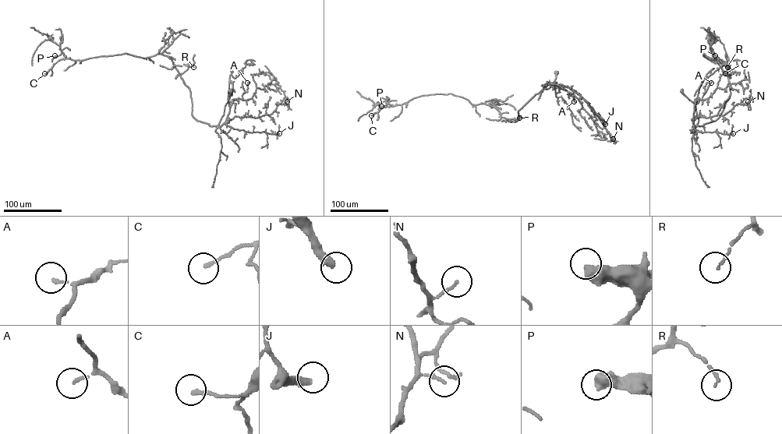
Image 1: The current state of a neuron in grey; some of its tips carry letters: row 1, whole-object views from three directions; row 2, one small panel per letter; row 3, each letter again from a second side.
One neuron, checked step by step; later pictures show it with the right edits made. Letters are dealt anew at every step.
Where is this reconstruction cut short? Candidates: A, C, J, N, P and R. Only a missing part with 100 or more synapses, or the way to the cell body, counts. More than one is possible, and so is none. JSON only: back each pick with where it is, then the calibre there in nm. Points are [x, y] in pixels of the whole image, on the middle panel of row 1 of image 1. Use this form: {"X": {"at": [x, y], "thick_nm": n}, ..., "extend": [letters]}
{"J": {"at": [605, 124], "thick_nm": 360}, "extend": ["J"]}

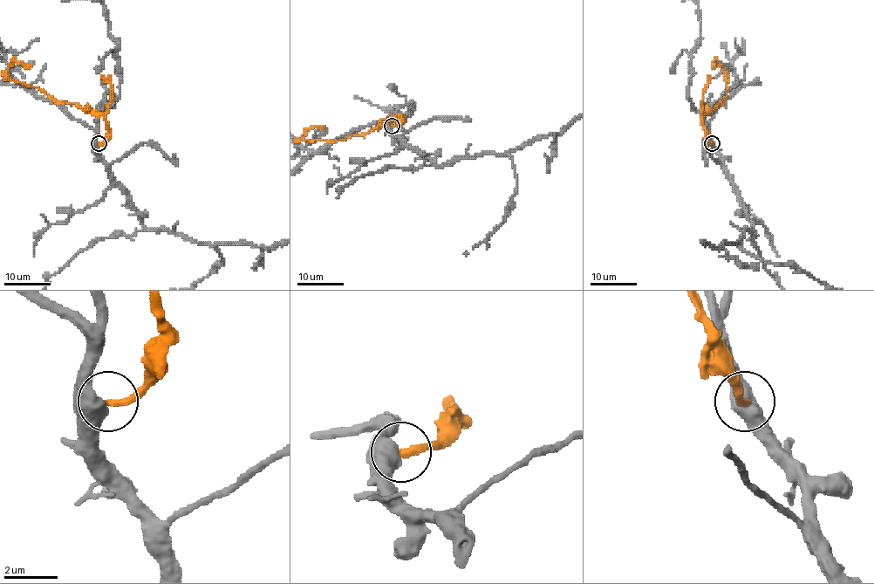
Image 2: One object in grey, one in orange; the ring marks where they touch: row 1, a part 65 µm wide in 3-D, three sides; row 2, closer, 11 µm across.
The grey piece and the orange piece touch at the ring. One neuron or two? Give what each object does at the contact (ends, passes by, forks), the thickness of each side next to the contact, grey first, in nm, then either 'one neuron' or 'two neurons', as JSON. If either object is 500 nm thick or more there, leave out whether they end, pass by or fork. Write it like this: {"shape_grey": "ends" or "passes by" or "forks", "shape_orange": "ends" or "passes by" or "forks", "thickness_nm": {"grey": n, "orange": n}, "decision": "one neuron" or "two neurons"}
{"shape_grey": "forks", "shape_orange": "ends", "thickness_nm": {"grey": 400, "orange": 280}, "decision": "two neurons"}

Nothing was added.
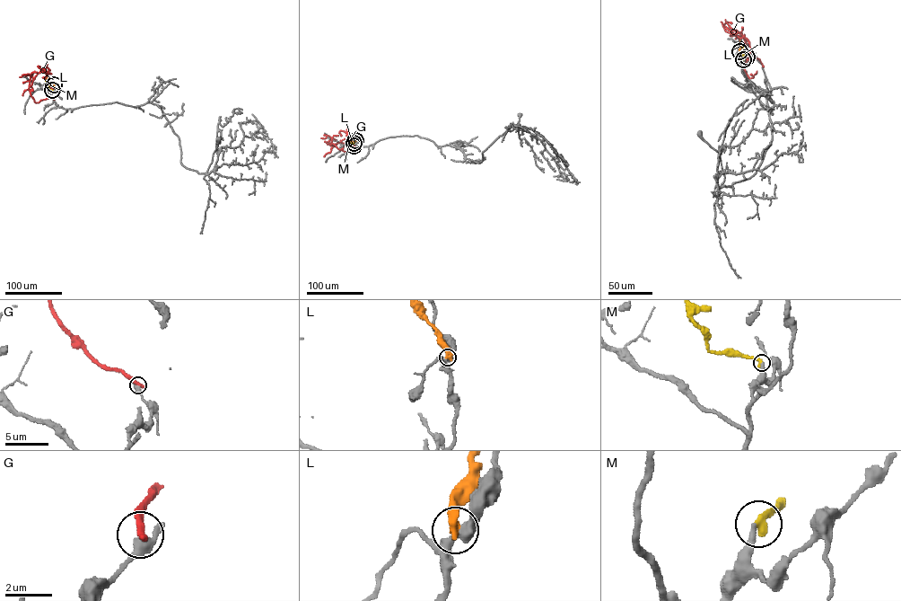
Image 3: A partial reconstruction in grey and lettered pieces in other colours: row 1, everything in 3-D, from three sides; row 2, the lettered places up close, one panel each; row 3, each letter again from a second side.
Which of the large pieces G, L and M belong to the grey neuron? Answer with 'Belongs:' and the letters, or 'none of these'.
Belongs: M

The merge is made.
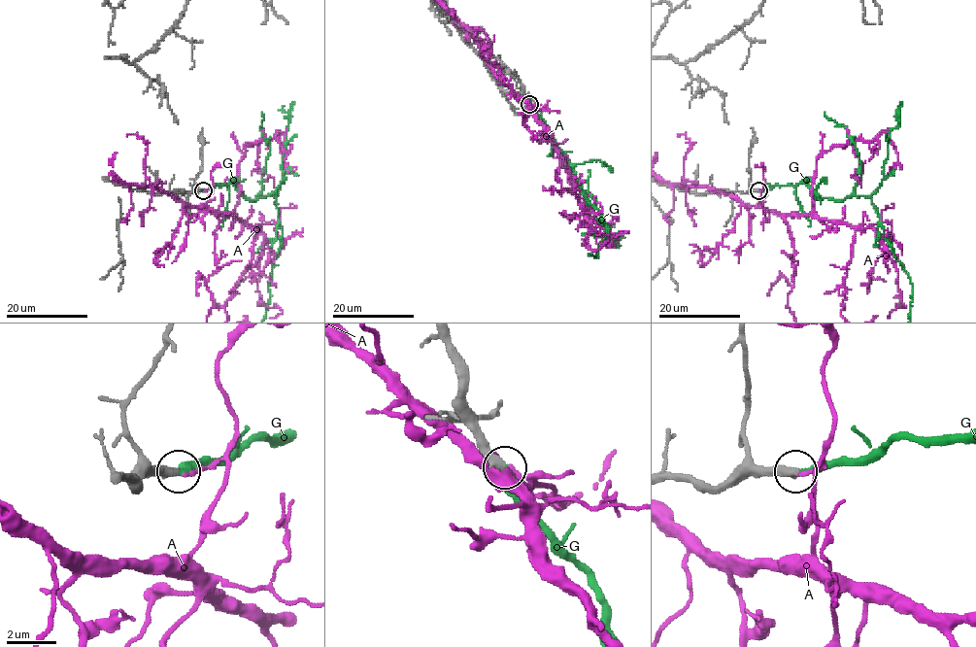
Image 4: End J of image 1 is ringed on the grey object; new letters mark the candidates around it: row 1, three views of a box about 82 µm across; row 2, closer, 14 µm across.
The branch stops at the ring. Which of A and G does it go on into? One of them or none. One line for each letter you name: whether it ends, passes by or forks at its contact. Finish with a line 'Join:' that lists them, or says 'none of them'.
G: It ends there
Join: G

